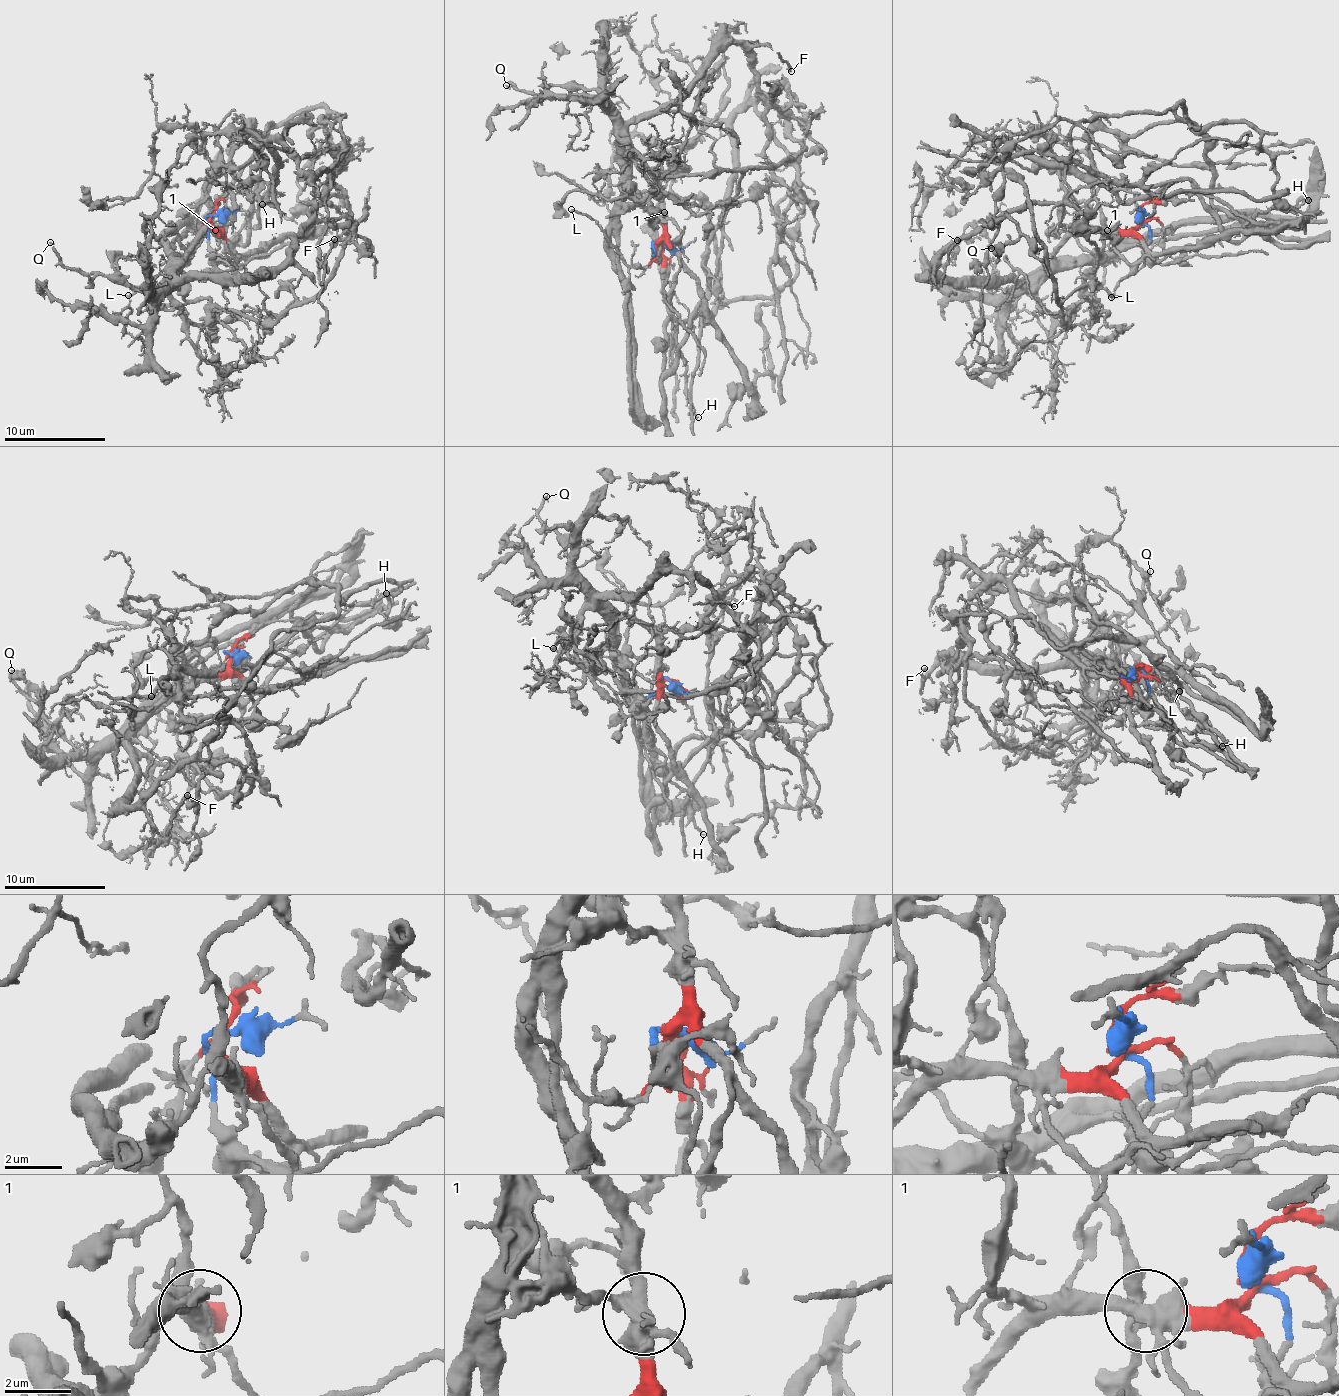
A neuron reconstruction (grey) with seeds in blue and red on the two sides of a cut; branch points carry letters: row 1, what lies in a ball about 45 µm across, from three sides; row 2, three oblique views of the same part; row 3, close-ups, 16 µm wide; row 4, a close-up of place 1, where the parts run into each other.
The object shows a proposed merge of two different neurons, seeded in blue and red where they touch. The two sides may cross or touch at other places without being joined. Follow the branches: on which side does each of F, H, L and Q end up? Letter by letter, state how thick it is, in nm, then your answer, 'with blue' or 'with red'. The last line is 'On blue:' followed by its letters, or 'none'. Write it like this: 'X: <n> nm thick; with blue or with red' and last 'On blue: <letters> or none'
F: 160 nm thick; with red
H: 140 nm thick; with red
L: 160 nm thick; with red
Q: 100 nm thick; with red
On blue: none

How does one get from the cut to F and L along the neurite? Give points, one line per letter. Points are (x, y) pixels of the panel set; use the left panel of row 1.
F: (210, 215), (217, 230), (208, 229), (181, 259), (177, 279), (265, 277), (295, 264), (318, 287), (334, 240)
L: (210, 215), (210, 221), (209, 218), (199, 229), (197, 244), (127, 296)

